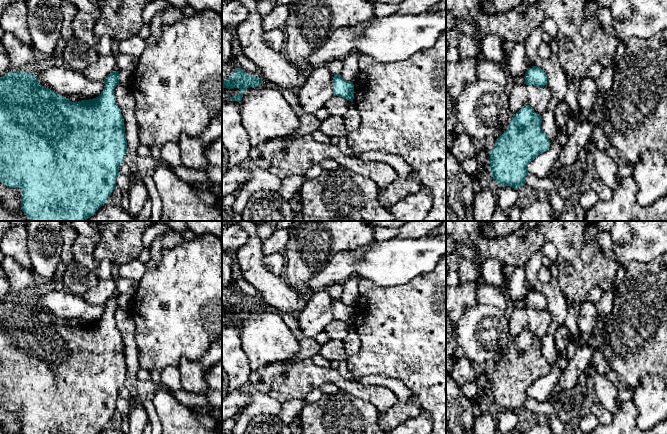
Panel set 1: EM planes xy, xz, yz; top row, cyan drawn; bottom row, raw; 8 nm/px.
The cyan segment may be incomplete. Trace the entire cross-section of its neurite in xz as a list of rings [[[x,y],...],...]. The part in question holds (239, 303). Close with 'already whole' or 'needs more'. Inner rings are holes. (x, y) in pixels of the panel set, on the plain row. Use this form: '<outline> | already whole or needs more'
[[[238,292],[231,301],[222,306],[222,312],[238,312],[240,316],[230,321],[230,323],[239,326],[242,324],[243,315],[250,311],[258,311],[262,307],[263,305],[258,301],[250,299]]] | already whole

